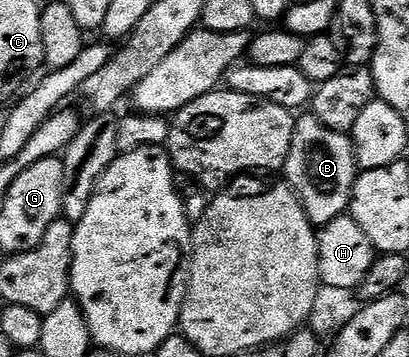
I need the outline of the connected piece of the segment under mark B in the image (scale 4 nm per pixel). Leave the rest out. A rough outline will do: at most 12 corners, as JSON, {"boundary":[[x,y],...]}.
{"boundary":[[296,119],[282,171],[311,223],[350,209],[348,133]]}

